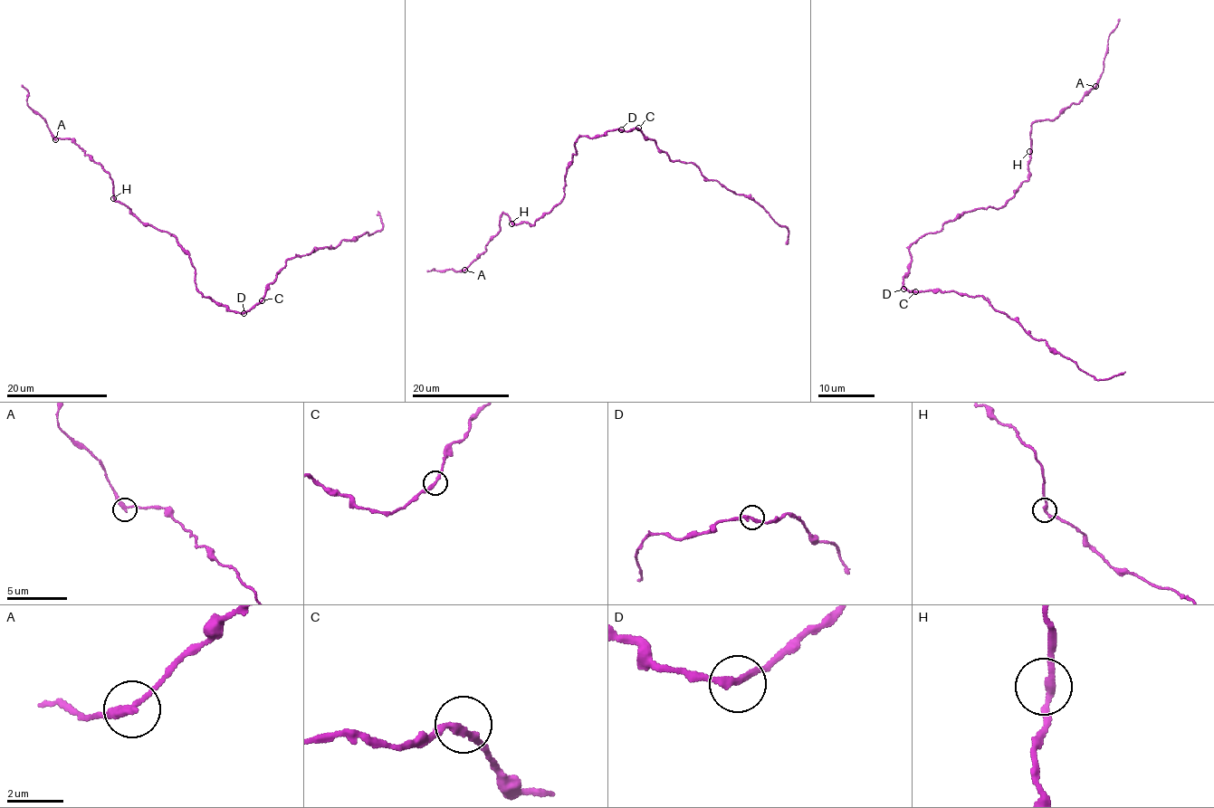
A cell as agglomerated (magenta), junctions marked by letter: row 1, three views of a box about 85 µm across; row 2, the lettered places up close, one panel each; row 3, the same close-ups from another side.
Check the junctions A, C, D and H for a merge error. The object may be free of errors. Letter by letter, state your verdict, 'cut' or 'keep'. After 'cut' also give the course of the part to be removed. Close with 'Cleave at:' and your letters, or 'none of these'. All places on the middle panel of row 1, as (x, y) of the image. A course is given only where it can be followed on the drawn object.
A: cut | (464, 270), (427, 271)
C: keep
D: keep
H: keep
Cleave at: A

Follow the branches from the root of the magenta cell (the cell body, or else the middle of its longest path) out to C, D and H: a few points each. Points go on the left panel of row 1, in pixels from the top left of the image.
C: (195, 281), (204, 296), (231, 310), (243, 312), (262, 300)
D: (195, 281), (205, 297), (231, 310), (243, 313)
H: (195, 281), (194, 266), (173, 234), (143, 223), (124, 204), (113, 198)

